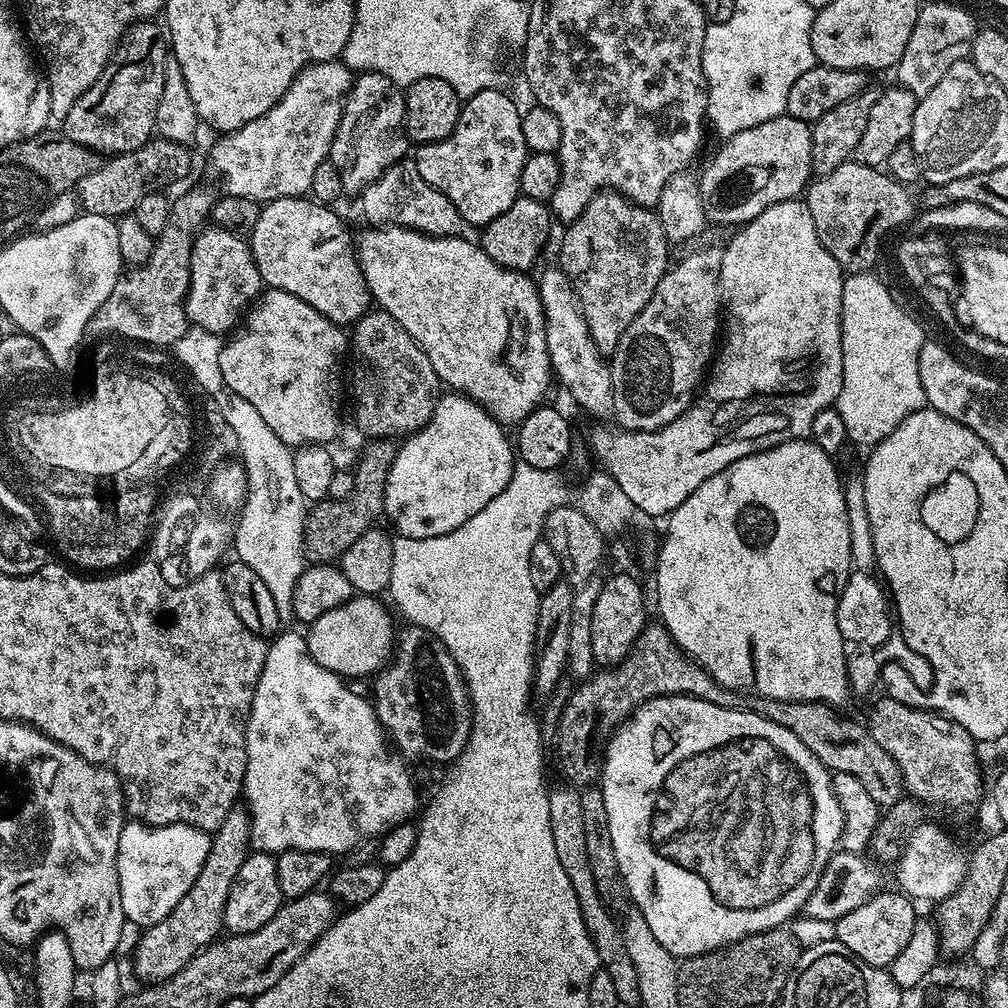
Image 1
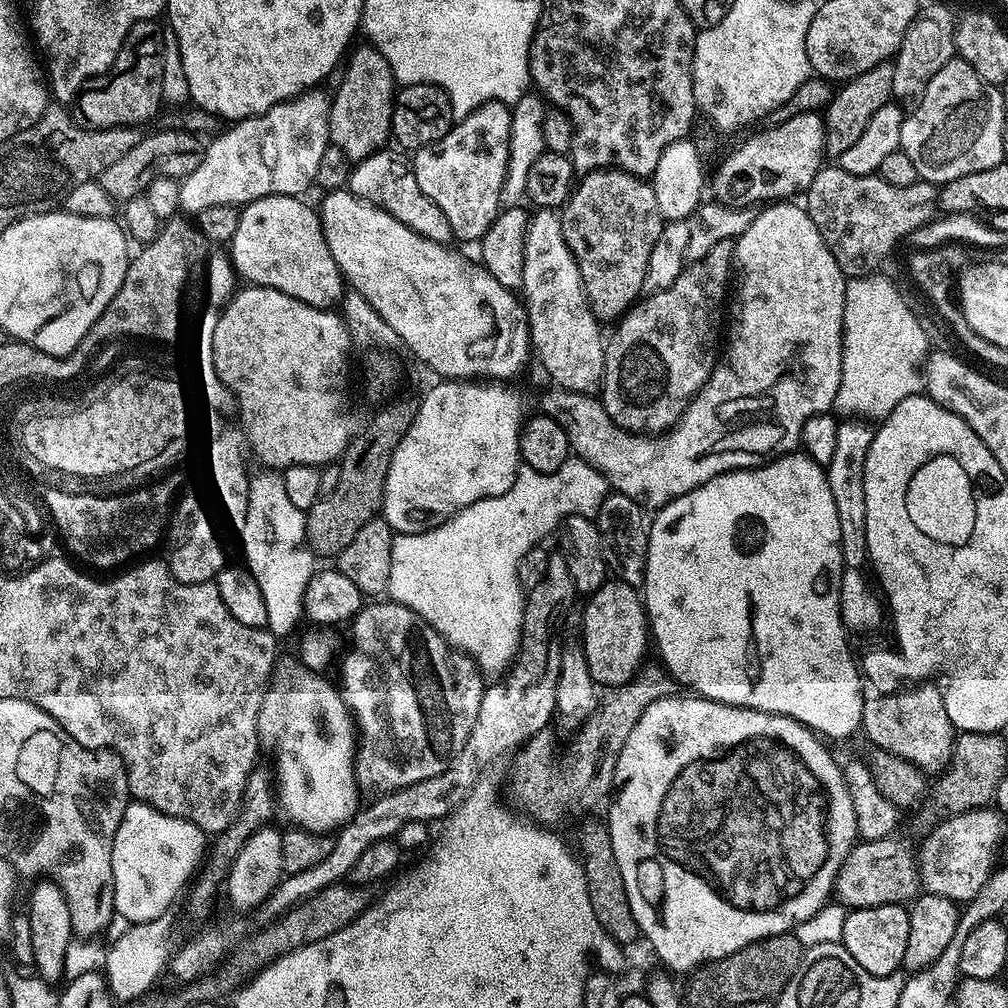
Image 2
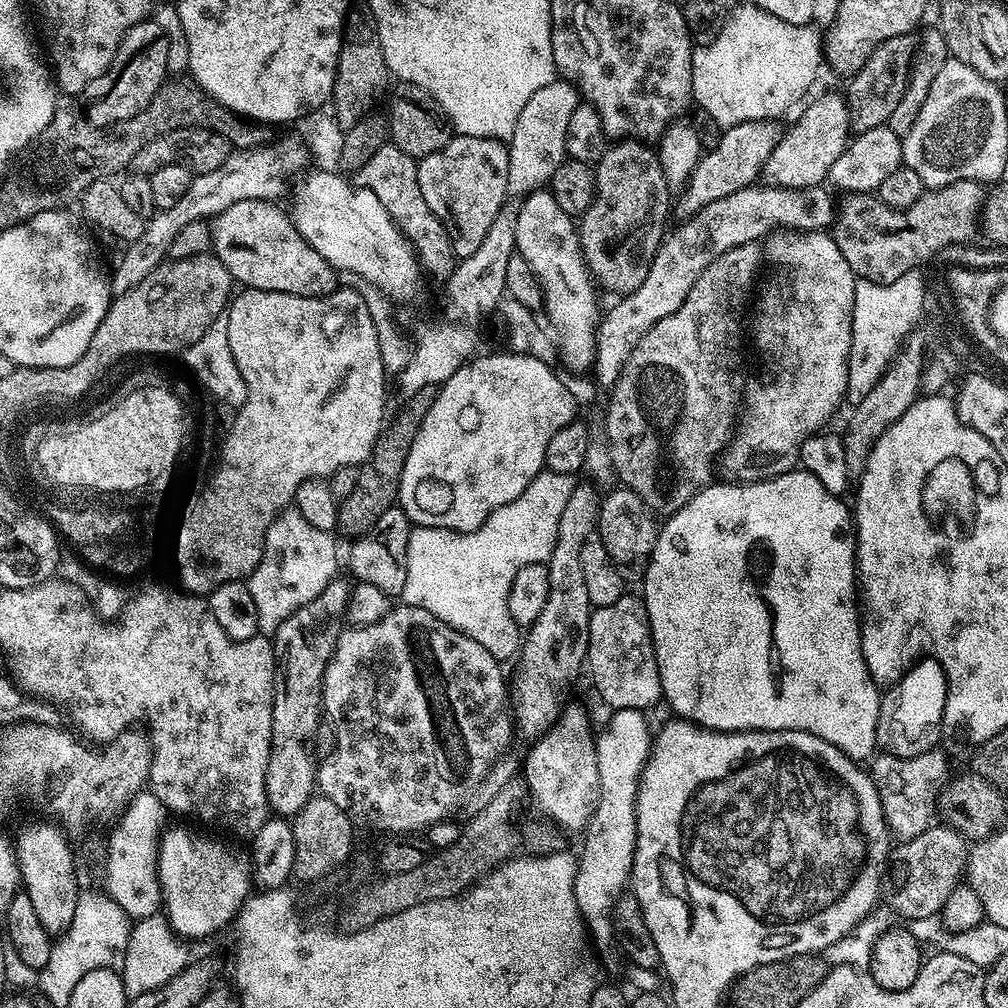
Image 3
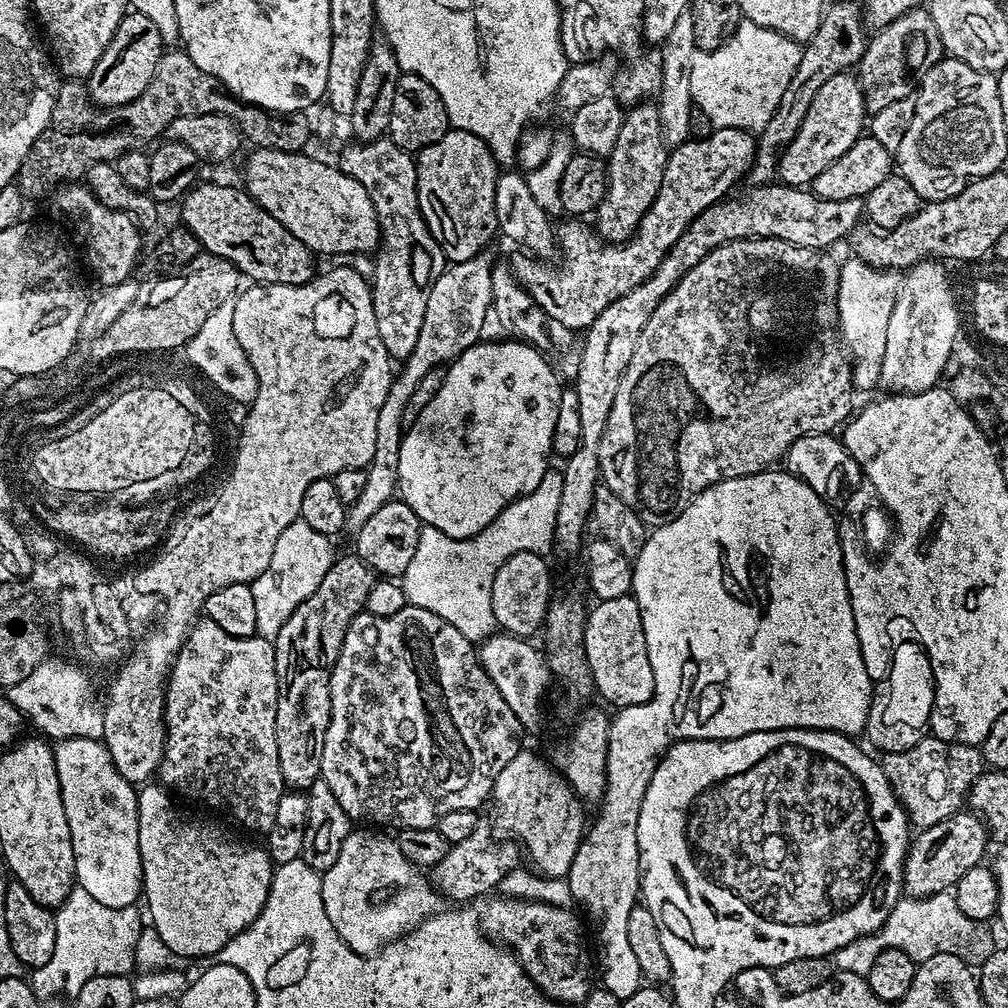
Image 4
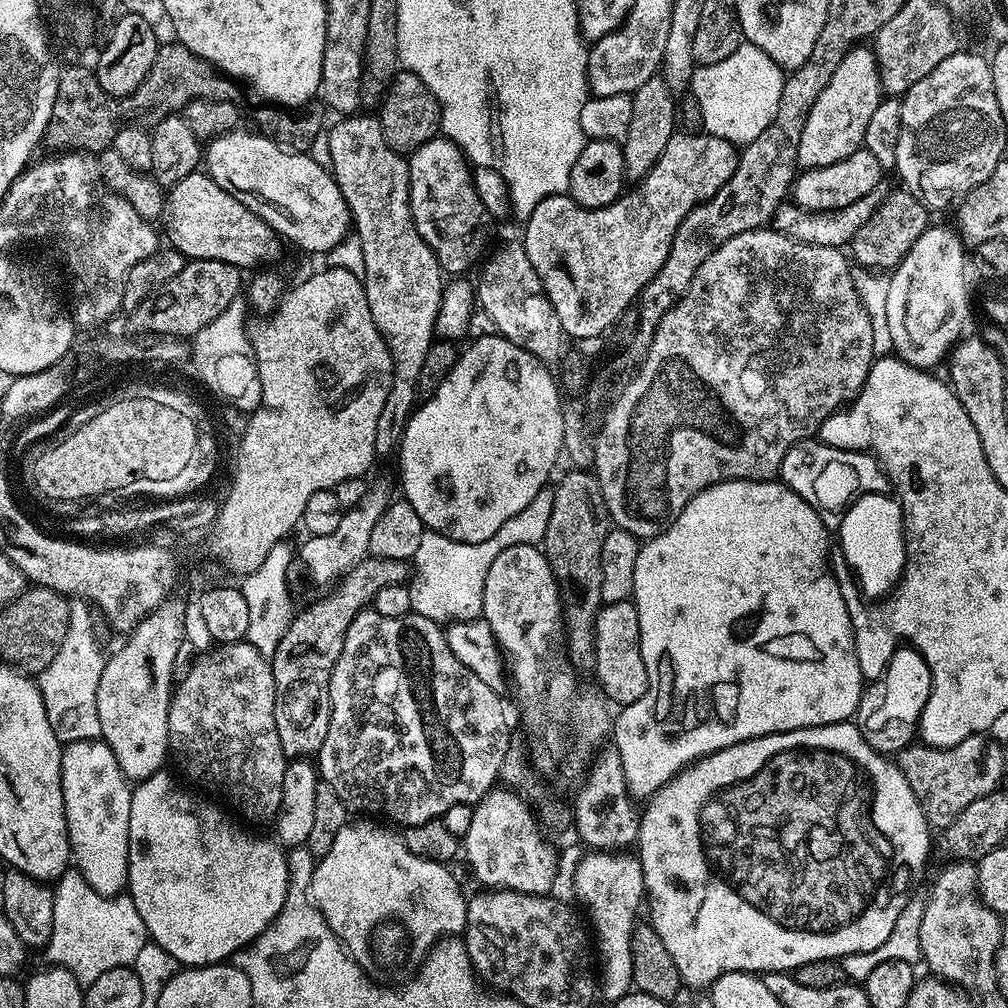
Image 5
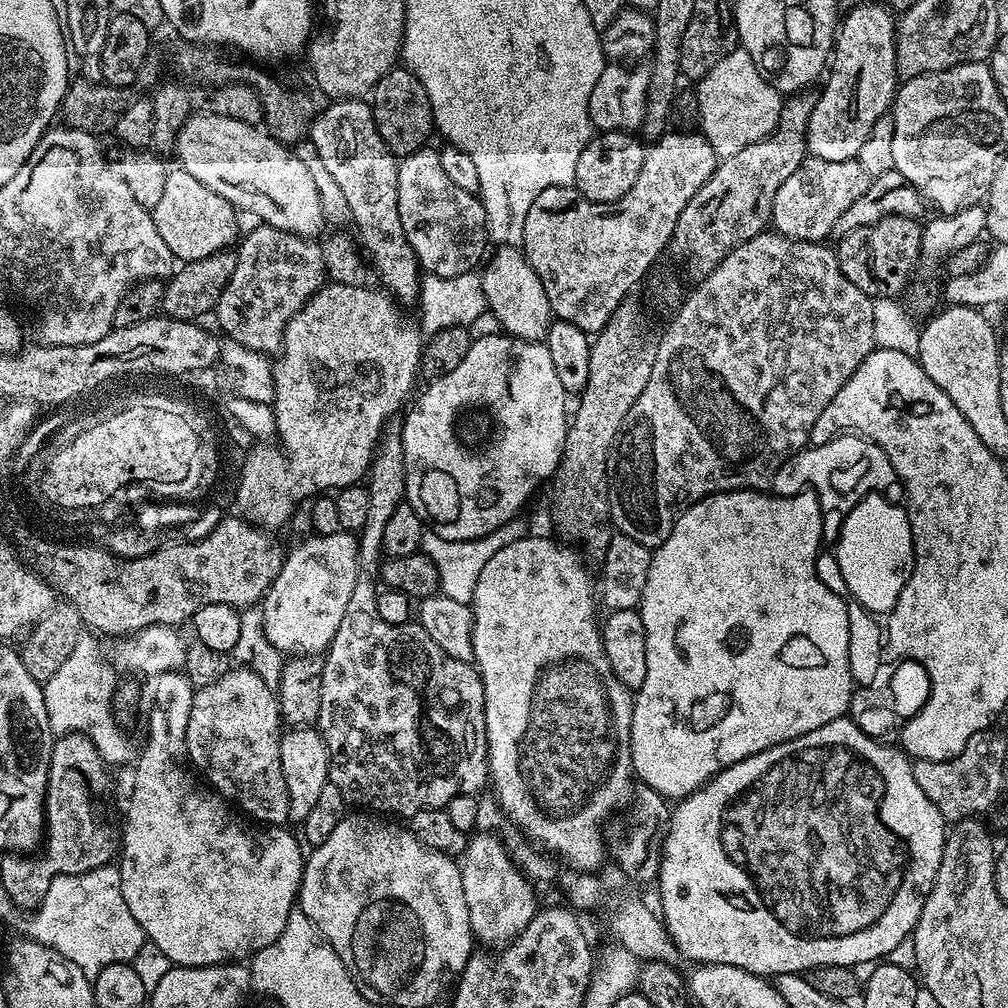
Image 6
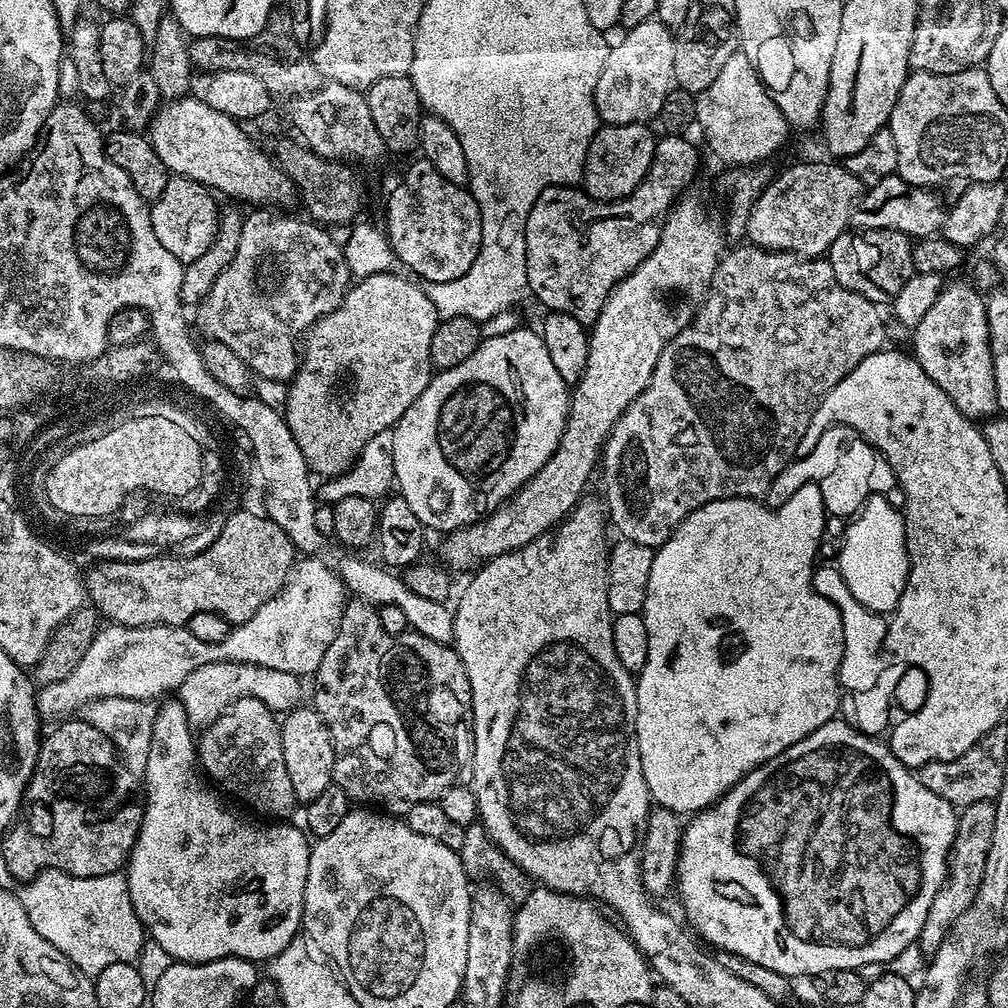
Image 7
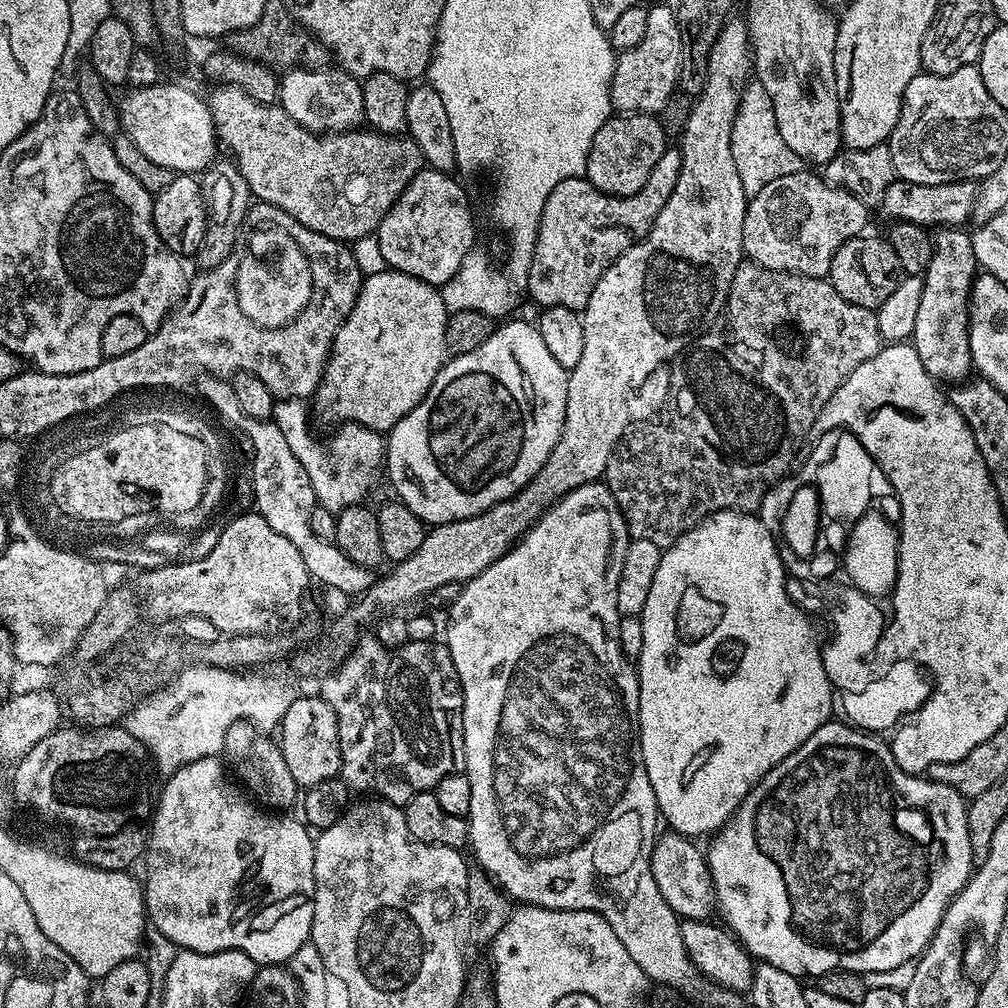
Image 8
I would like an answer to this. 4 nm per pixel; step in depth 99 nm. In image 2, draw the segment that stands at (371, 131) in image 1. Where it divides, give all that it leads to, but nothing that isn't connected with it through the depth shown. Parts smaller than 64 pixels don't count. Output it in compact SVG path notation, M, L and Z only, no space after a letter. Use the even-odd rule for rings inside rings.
M364 42L361 48L355 48L351 49L343 65L340 89L330 100L328 139L335 147L337 144L352 162L359 162L381 151L392 136L392 111L396 105L398 81L390 62L386 62L384 55L371 43Z

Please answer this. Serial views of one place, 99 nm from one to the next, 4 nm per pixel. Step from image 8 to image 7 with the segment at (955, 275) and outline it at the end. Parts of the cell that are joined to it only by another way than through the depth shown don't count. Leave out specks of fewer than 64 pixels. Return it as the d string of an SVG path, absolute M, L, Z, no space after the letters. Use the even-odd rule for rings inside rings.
M956 280L953 284L945 283L941 287L934 306L926 310L922 322L918 322L911 333L911 351L925 374L943 390L946 398L950 398L950 402L962 415L973 422L983 422L997 415L998 394L994 390L994 366L988 341L988 319L984 310L986 300L971 283L968 284Z

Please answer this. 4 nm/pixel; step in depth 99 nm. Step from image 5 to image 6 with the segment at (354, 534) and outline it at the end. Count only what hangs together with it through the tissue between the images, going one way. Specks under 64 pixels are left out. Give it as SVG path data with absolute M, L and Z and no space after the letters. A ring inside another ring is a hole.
M338 531L329 536L321 536L319 534L312 534L305 544L297 546L293 552L289 551L284 557L284 565L278 570L278 574L272 579L272 584L264 594L262 601L263 620L264 620L264 635L273 646L281 654L295 654L296 656L316 656L323 653L328 645L332 643L334 634L338 630L338 626L342 622L342 614L346 614L346 606L350 604L350 594L354 594L355 576L358 574L358 552L359 543L357 537L351 532Z

